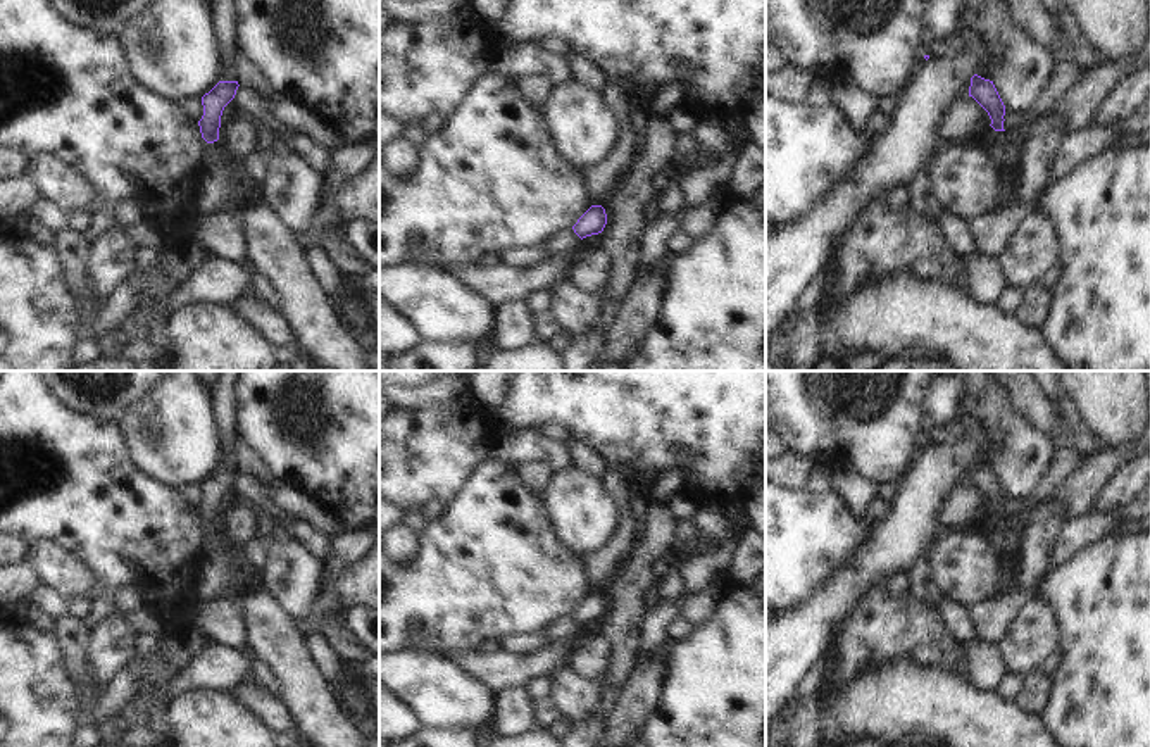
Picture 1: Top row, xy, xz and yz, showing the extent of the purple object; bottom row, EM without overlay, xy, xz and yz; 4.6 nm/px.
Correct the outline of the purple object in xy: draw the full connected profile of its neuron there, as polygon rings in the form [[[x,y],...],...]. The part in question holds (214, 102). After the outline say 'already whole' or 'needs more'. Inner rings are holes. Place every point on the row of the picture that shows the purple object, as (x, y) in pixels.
[[[219,81],[209,93],[202,97],[203,116],[198,121],[198,126],[202,138],[207,143],[219,140],[222,110],[234,98],[238,86],[238,81]]] | already whole

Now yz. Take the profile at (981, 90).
[[[974,74],[971,78],[969,97],[972,97],[988,112],[988,116],[991,119],[990,126],[995,131],[1005,131],[1003,129],[1005,105],[997,91],[993,81]]] | already whole

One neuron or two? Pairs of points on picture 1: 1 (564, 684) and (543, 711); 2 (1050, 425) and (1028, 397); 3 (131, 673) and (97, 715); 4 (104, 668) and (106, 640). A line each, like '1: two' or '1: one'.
1: two
2: one
3: one
4: one

